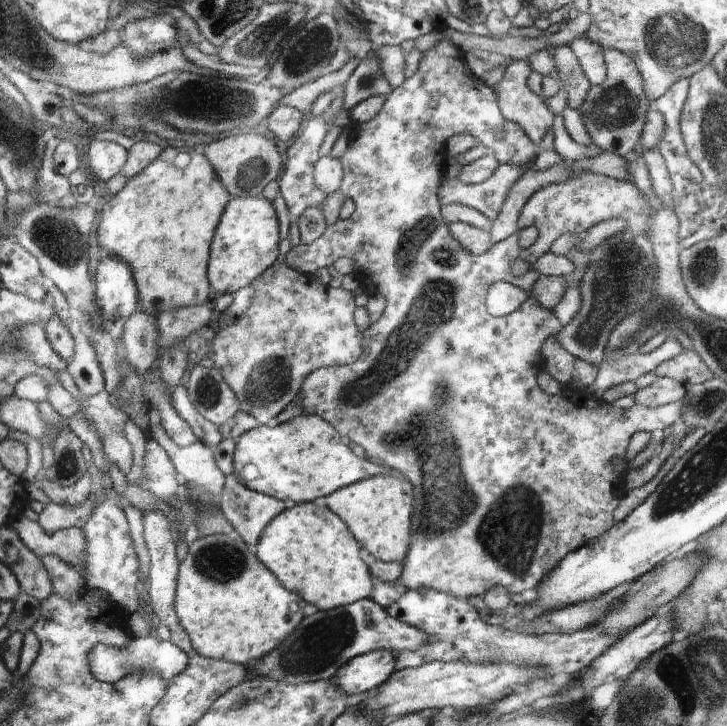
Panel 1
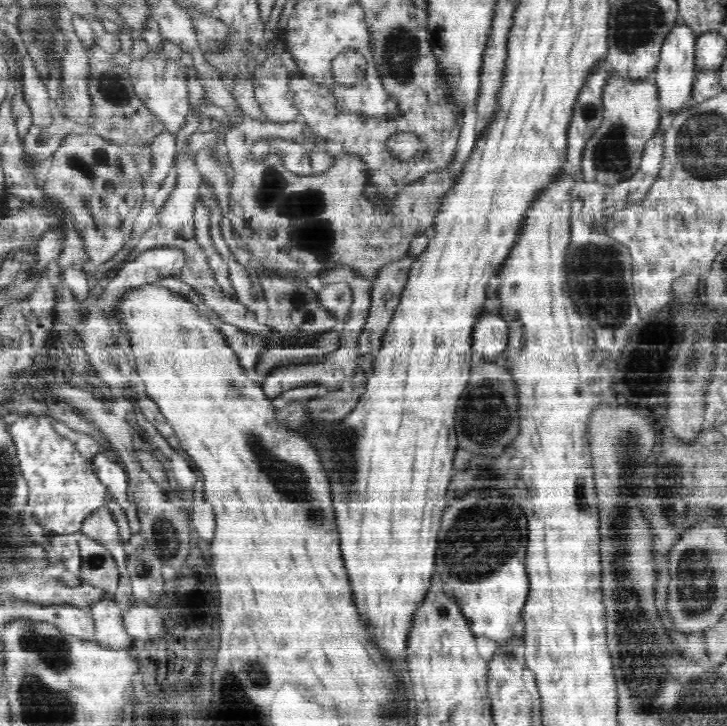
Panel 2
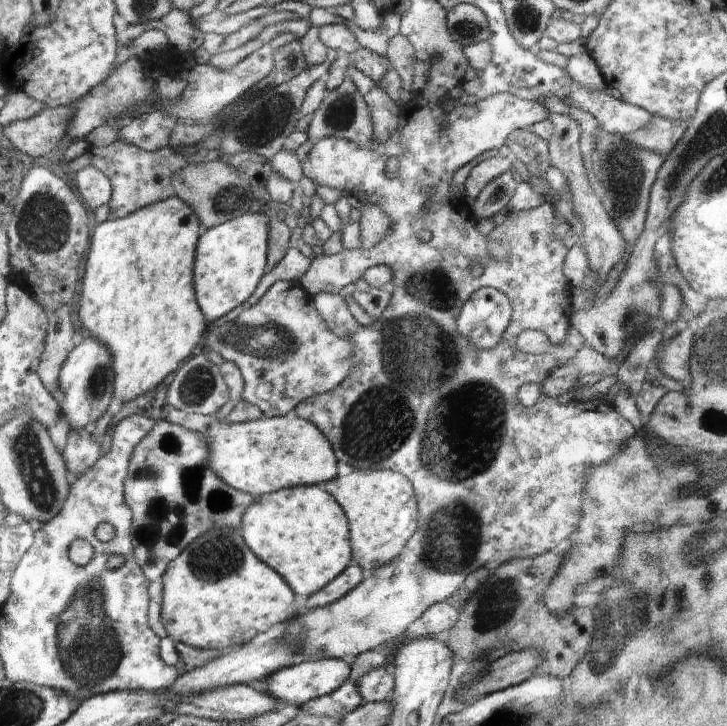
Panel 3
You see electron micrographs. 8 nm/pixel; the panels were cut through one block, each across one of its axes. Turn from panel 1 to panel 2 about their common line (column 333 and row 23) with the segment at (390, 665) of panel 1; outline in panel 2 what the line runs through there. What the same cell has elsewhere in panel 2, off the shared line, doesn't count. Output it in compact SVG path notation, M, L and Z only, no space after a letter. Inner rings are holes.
M679 23L667 36L660 54L659 65L652 75L656 81L656 88L659 92L659 104L670 113L677 114L686 108L691 100L692 90L695 88L697 71L695 63L697 36L683 23Z

